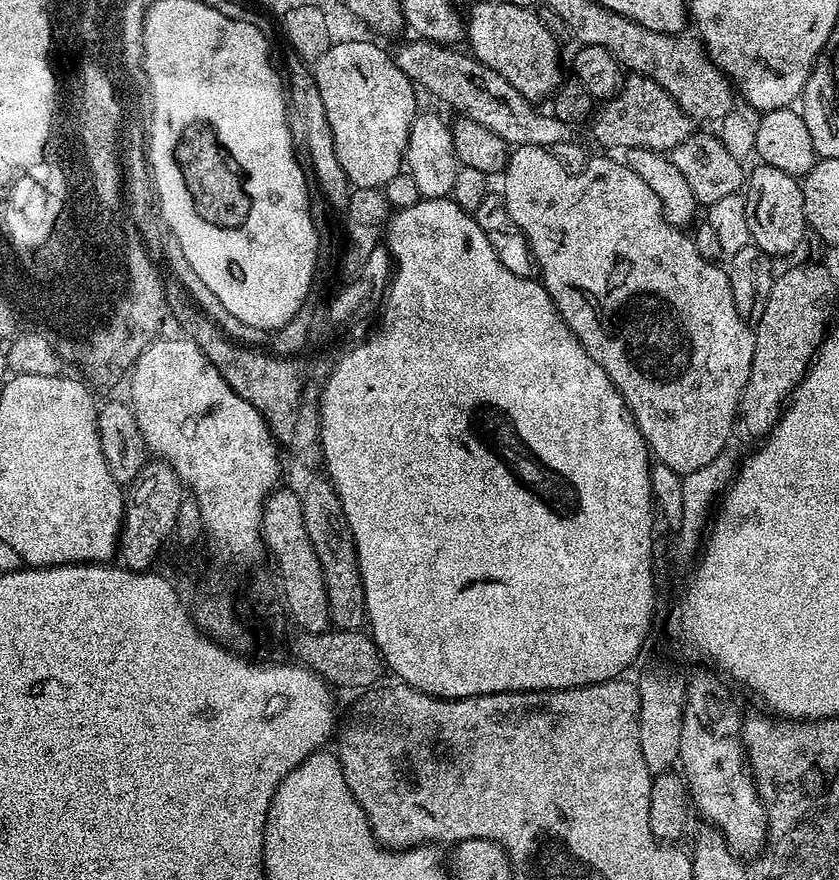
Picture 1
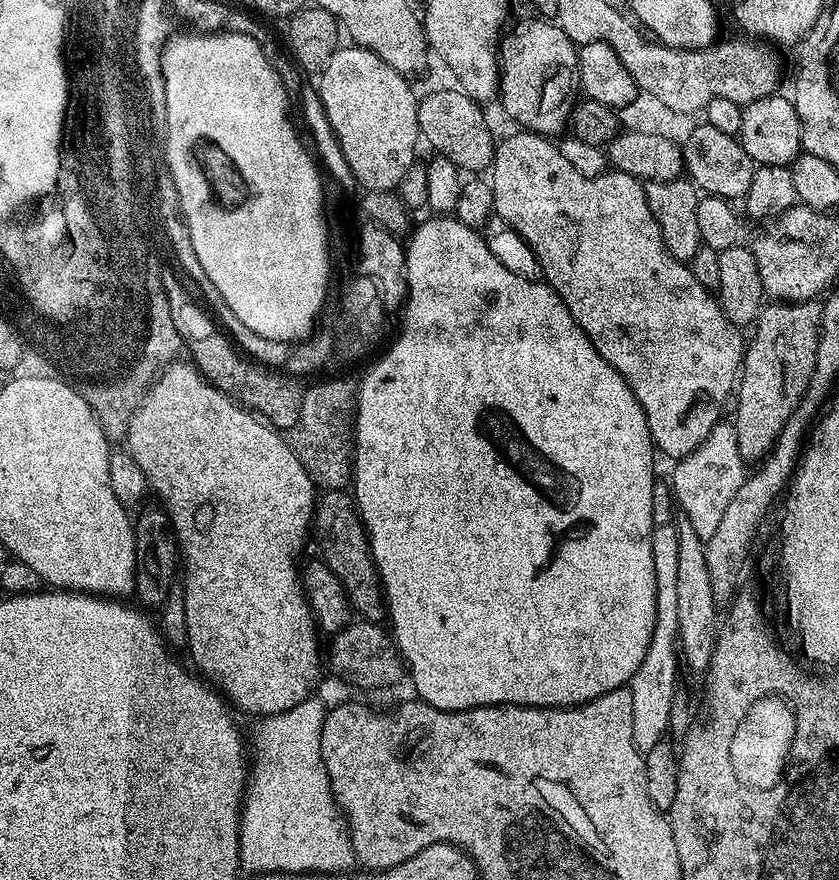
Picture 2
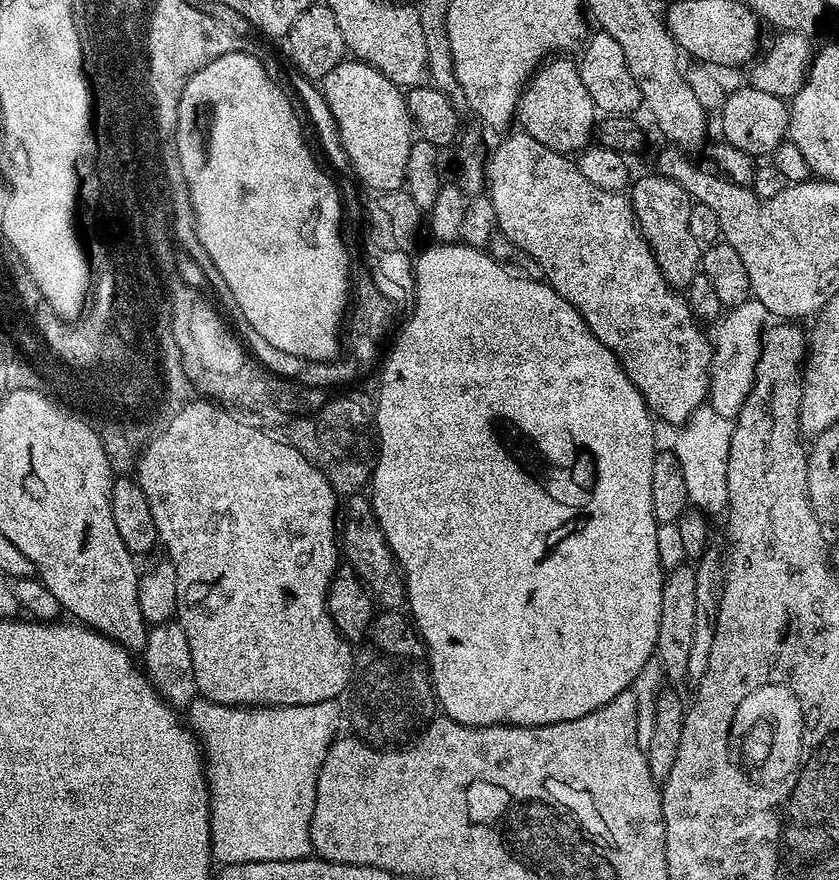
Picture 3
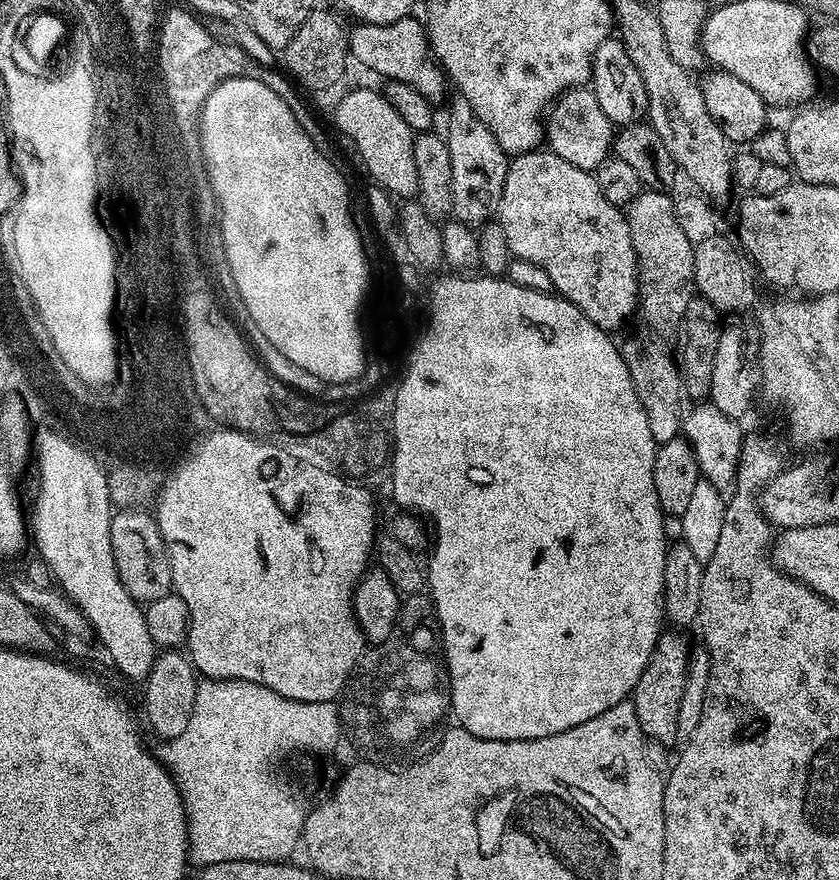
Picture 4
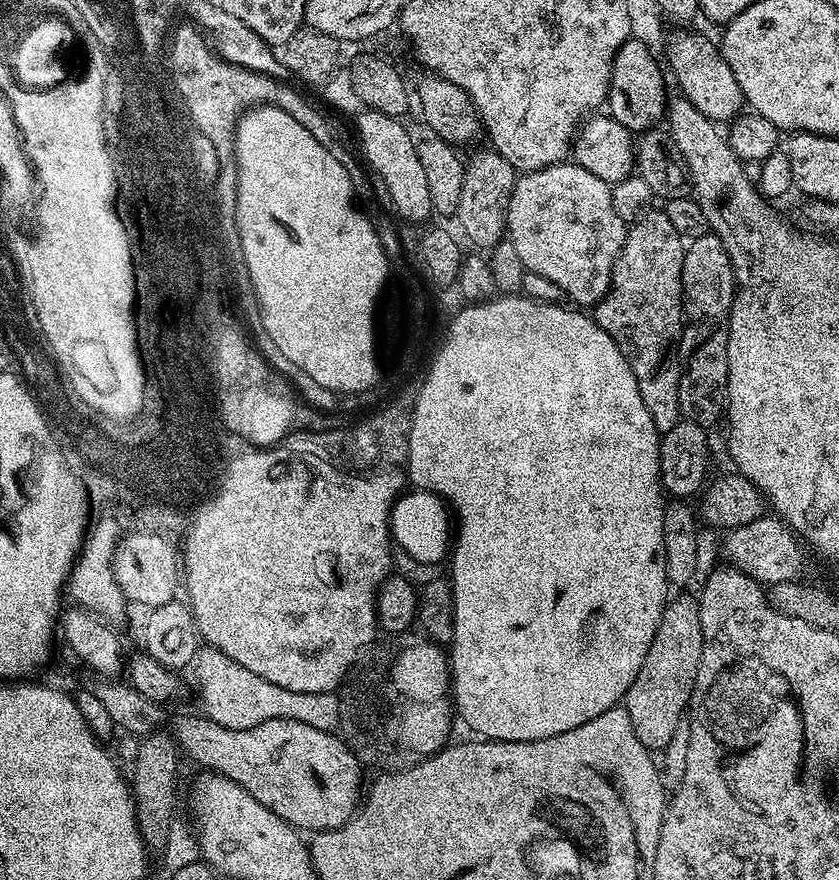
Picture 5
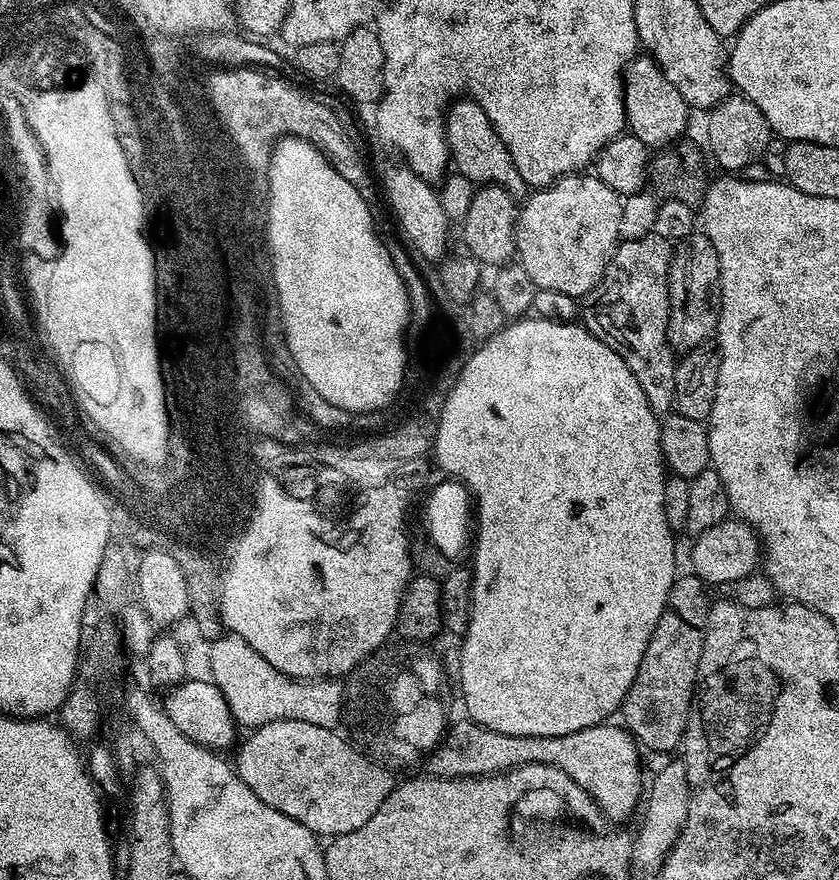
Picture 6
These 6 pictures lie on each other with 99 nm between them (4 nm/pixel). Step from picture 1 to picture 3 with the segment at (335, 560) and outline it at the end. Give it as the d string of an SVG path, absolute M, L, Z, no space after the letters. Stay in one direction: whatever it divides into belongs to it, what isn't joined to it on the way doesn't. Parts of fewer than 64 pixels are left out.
M349 495L343 501L342 527L338 532L338 544L346 563L360 569L361 575L372 584L373 591L380 596L384 604L399 604L400 583L404 580L404 573L401 572L400 563L394 558L394 554L382 534L382 526L374 514L371 499L367 495Z

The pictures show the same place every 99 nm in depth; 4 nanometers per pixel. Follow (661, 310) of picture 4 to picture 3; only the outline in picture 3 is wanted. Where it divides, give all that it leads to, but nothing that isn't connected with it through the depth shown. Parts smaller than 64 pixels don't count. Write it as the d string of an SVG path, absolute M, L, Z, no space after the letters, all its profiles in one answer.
M659 174L651 175L637 175L630 185L636 225L656 256L668 283L677 290L684 290L702 272L702 245L696 241L694 234L690 234L690 210L694 201L678 182Z

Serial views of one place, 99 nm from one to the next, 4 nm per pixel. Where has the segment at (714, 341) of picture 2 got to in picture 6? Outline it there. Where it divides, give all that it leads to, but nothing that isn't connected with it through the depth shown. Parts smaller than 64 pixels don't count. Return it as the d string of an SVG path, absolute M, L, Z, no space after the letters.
M588 174L561 176L559 180L554 181L553 184L549 184L547 188L533 191L519 205L516 217L515 255L518 257L518 263L526 270L526 274L530 274L530 282L534 282L534 286L538 290L558 290L558 294L570 294L577 298L583 298L590 290L594 290L594 286L600 281L602 274L606 270L606 266L611 262L614 253L616 253L616 245L621 241L620 231L618 230L618 218L622 218L621 196L614 190L610 190L610 186L606 186L606 182L602 182L599 176L595 174L584 175Z

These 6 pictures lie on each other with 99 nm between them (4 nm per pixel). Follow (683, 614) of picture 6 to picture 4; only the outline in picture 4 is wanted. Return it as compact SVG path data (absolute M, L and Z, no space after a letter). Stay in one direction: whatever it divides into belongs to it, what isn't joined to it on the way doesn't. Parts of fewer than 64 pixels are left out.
M661 631L658 642L650 654L650 662L646 670L642 670L642 678L638 678L636 689L632 691L631 702L634 710L638 710L640 729L649 741L665 746L675 745L678 734L678 706L682 702L685 689L688 662L690 659L690 643L679 631Z

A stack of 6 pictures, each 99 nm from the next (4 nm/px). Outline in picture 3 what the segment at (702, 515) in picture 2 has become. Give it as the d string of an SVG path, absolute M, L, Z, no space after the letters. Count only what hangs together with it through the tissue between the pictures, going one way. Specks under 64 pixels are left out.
M703 404L681 425L672 445L672 451L682 466L689 503L706 514L721 513L727 507L729 487L726 486L726 470L729 469L733 426L733 419L717 414L709 404Z

